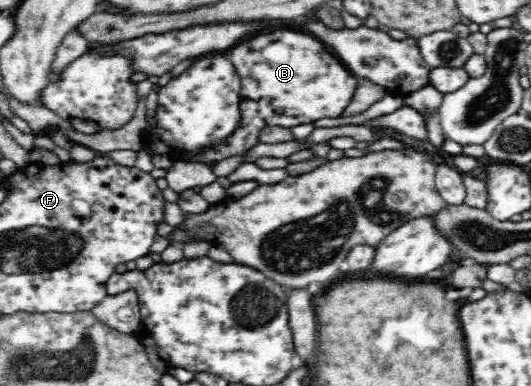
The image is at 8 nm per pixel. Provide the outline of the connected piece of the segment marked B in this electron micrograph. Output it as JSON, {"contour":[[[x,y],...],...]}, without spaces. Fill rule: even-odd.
{"contour":[[[276,30],[270,34],[250,36],[250,40],[230,48],[231,64],[240,77],[240,124],[226,140],[208,148],[179,155],[186,162],[198,162],[212,167],[221,160],[240,155],[259,143],[259,132],[269,126],[292,128],[299,124],[314,124],[322,118],[338,118],[354,96],[358,76],[324,48],[322,42],[300,32]]]}

